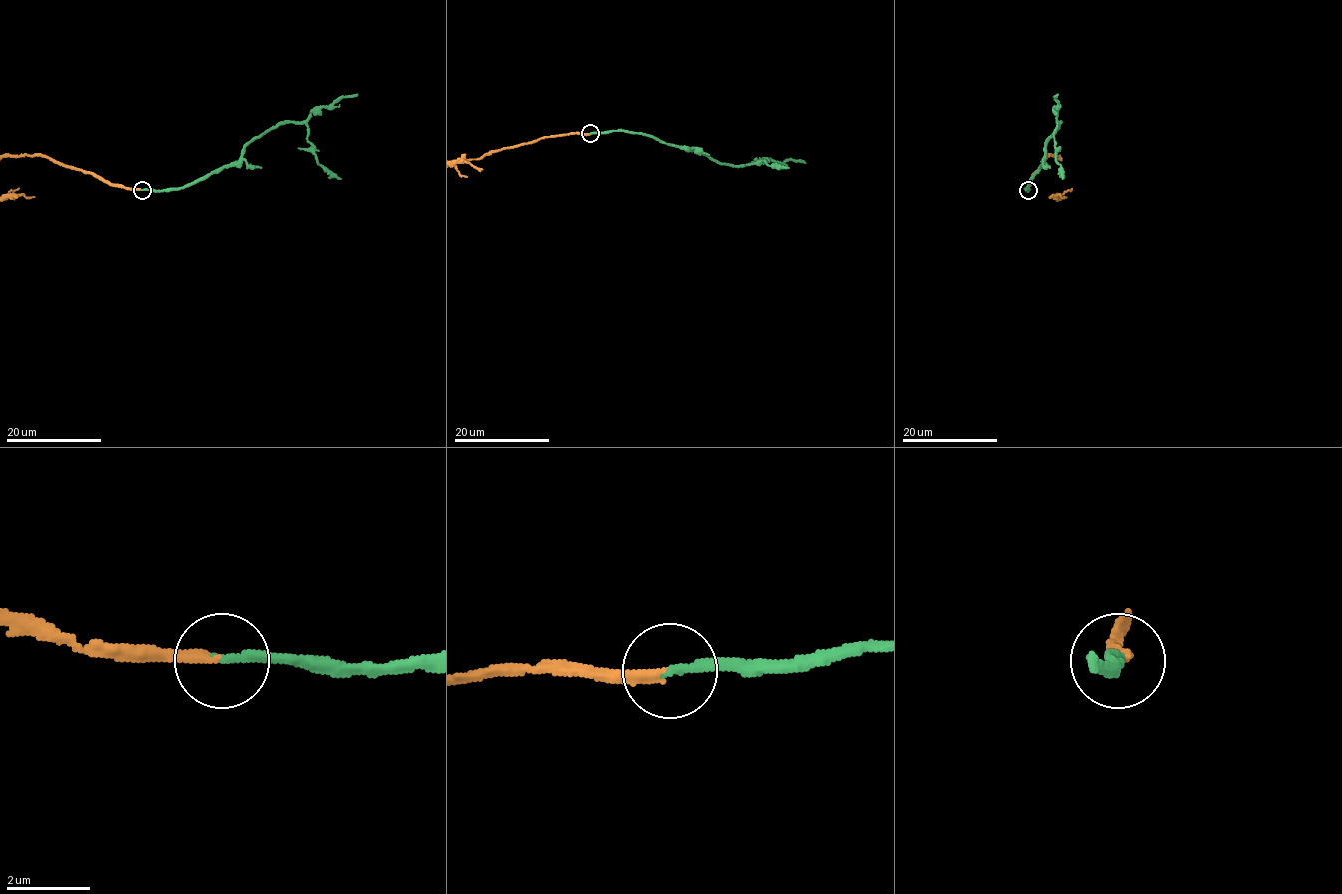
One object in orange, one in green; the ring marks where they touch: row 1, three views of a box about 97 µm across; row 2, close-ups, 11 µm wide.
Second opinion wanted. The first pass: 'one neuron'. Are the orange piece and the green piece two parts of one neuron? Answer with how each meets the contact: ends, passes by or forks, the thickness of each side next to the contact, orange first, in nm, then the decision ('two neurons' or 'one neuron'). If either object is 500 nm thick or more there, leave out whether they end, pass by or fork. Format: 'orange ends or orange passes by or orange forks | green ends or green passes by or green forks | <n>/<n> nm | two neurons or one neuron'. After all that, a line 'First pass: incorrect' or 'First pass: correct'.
orange ends | green ends | 220/240 nm | one neuron
First pass: correct

